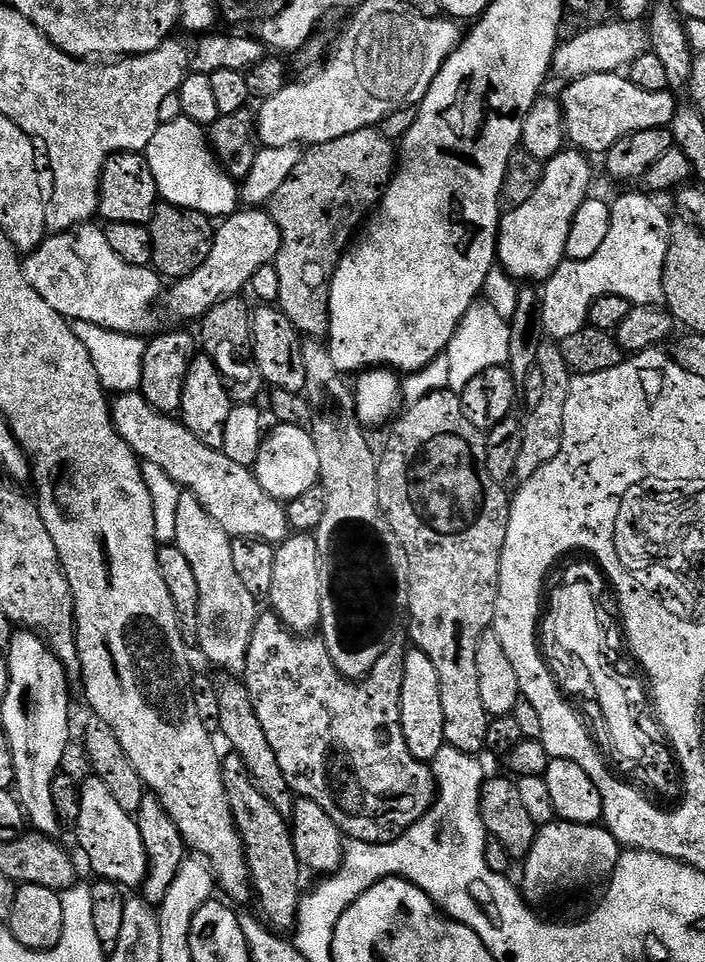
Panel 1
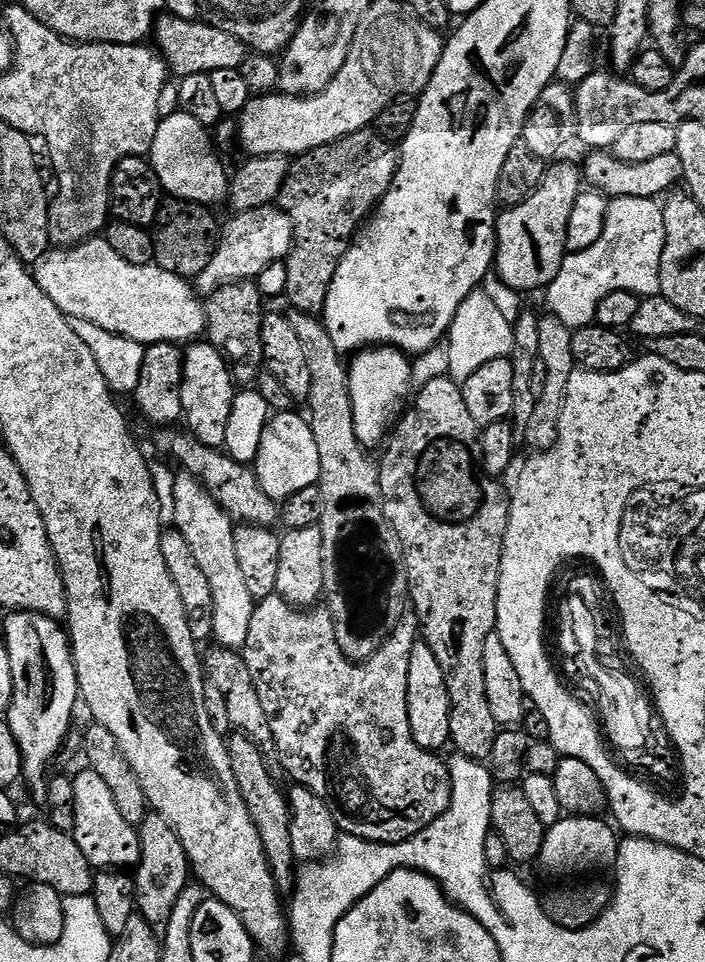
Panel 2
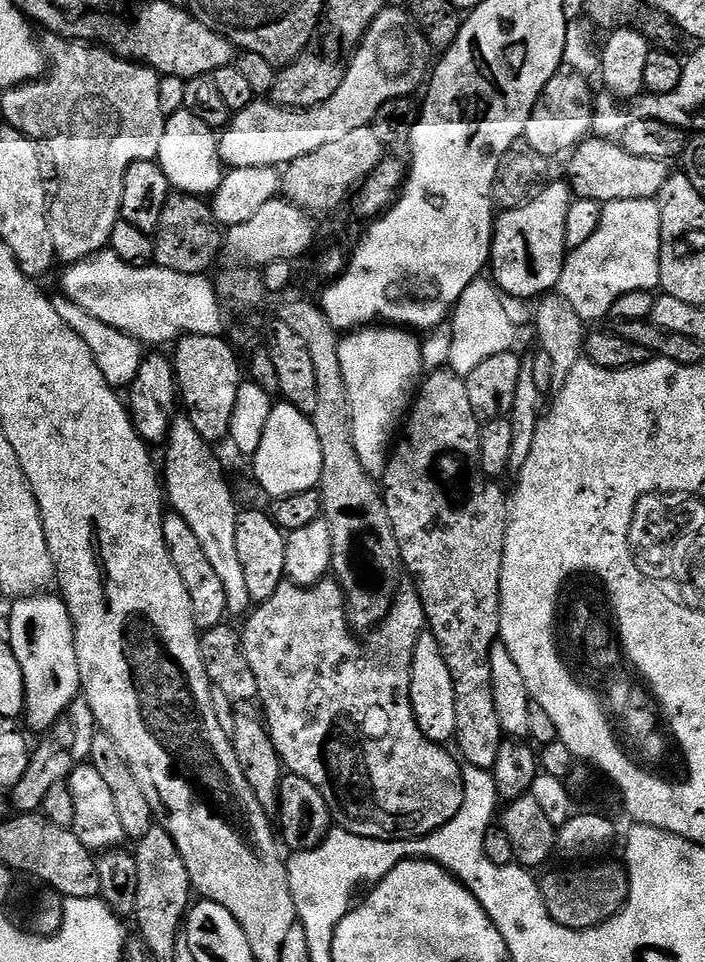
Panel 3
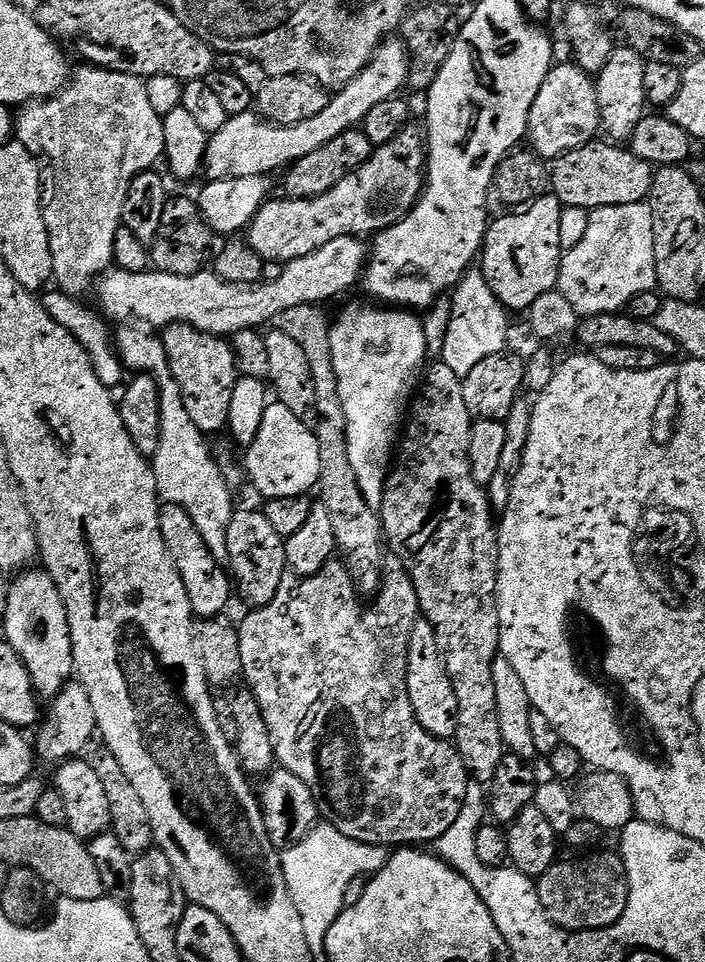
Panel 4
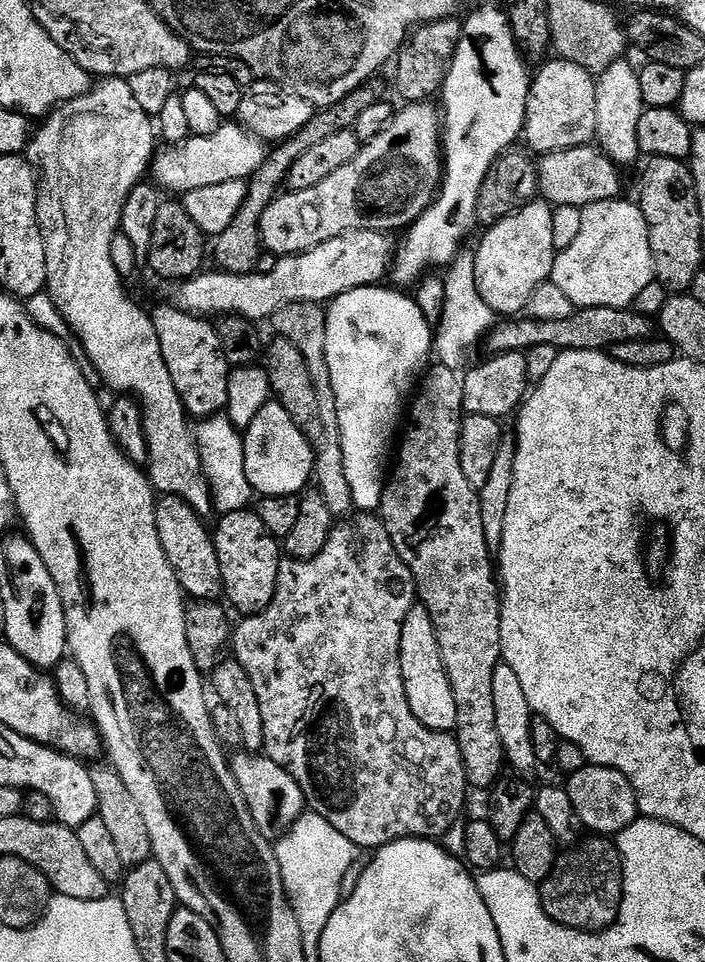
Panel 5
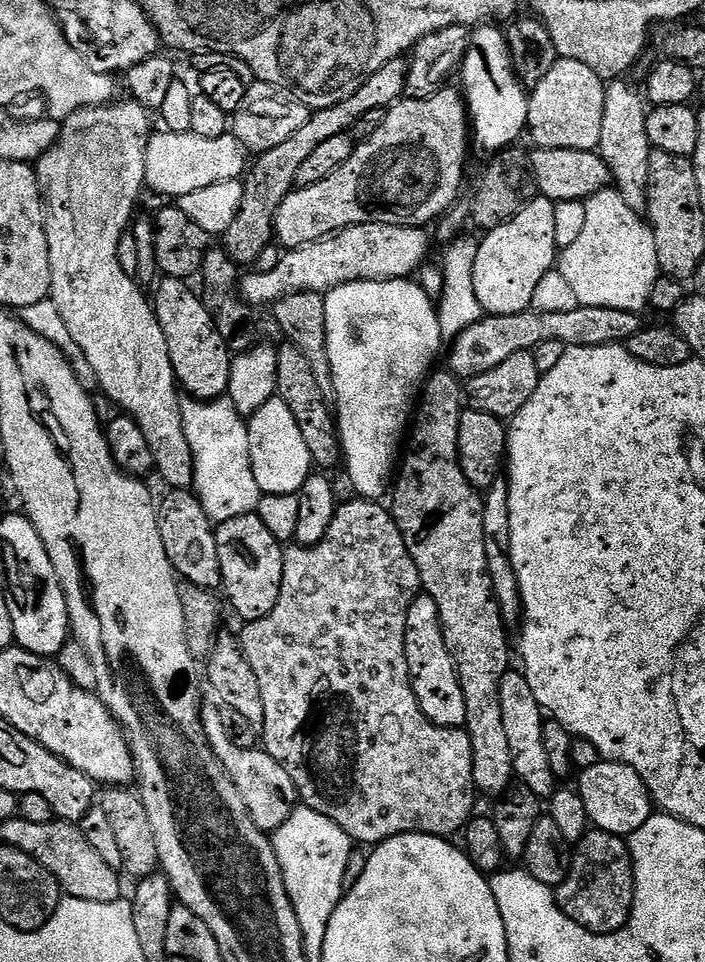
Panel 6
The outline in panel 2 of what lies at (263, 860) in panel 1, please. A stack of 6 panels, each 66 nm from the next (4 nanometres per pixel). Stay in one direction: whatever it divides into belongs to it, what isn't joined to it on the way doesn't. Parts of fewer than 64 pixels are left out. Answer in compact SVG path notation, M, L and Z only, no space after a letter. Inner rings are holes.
M233 731L231 735L232 737L228 740L228 764L232 767L231 779L235 780L240 797L244 799L250 818L258 830L272 877L281 889L291 889L294 884L294 868L292 872L294 857L291 844L292 811L289 808L289 797L284 792L280 793L280 788L276 785L267 762L264 761L267 760L265 753L260 751L260 747L238 731Z

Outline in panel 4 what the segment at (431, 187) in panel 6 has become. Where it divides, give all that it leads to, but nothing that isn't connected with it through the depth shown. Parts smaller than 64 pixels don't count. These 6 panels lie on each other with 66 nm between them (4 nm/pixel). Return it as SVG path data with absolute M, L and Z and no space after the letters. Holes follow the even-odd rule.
M404 130L399 136L377 147L363 165L346 174L346 178L342 178L342 182L326 190L326 194L315 196L312 200L269 199L247 227L247 243L264 262L270 262L270 260L287 262L302 258L306 254L314 254L314 250L326 246L326 242L334 242L334 238L343 236L368 238L373 234L384 232L392 224L403 220L420 199L420 193L426 183L426 148L421 137L419 140L410 131Z

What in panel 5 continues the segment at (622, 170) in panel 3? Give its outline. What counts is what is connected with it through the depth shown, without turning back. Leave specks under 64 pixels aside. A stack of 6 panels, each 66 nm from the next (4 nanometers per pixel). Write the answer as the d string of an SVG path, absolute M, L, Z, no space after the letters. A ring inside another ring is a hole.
M595 143L574 146L541 155L539 195L556 208L588 208L594 202L615 200L621 195L624 184L620 181L621 169L615 160Z

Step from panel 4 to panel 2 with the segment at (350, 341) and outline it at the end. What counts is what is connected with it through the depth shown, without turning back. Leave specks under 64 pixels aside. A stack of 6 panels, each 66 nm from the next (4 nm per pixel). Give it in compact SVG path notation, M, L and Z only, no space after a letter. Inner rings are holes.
M373 346L371 348L366 348L362 352L357 352L355 355L351 357L351 362L347 365L348 371L348 382L349 382L349 398L352 400L353 404L353 420L354 420L354 430L357 431L357 438L360 440L360 443L364 446L365 449L372 450L372 448L379 449L381 445L385 443L386 437L391 433L394 425L399 421L402 413L406 408L406 400L404 404L404 395L407 394L408 391L411 393L414 388L414 383L412 381L412 365L413 361L409 359L405 353L401 352L399 348L390 348L387 346Z

